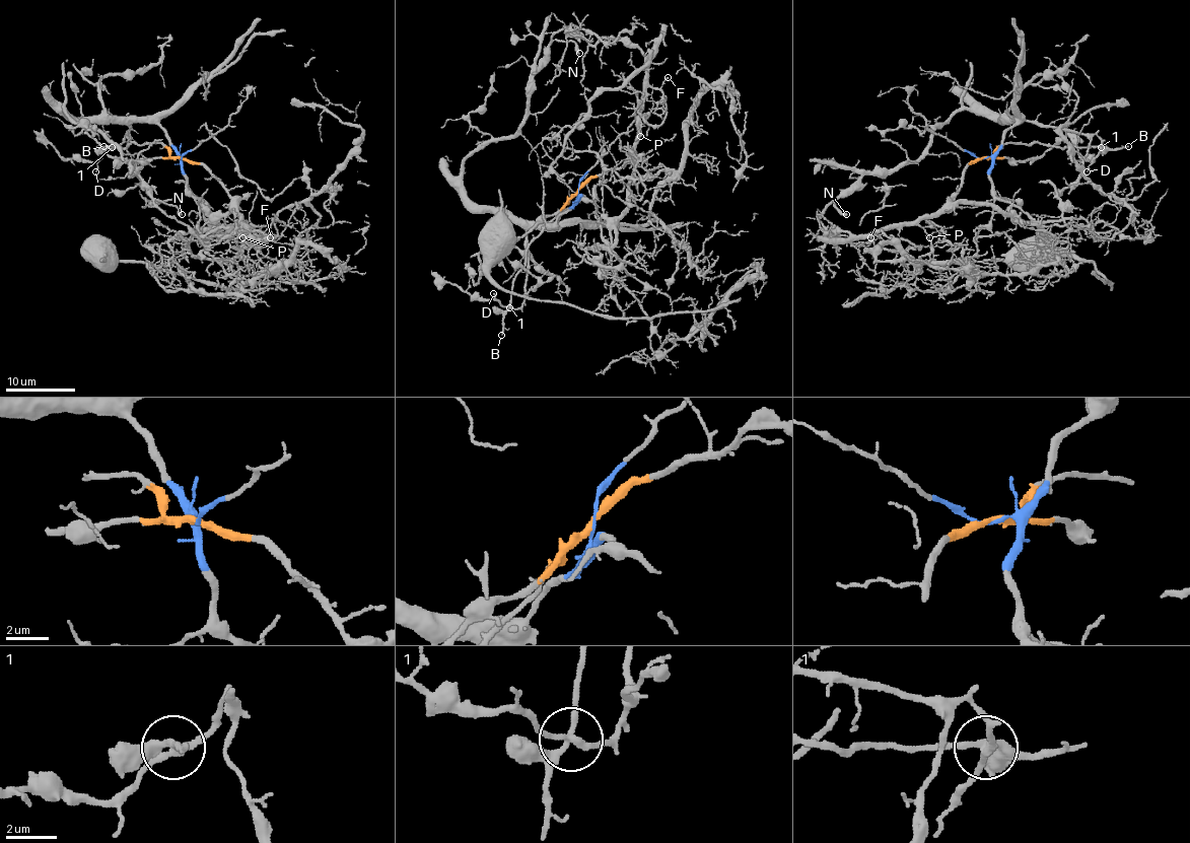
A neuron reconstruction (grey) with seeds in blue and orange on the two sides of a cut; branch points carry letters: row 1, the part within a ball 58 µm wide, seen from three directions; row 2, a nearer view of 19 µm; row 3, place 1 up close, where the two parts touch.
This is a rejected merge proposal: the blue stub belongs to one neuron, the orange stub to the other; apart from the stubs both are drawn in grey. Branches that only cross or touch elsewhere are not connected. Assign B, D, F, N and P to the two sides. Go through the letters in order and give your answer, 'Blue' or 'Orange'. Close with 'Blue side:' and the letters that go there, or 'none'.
B: Orange
D: Blue
F: Orange
N: Blue
P: Orange
Blue side: D, N

